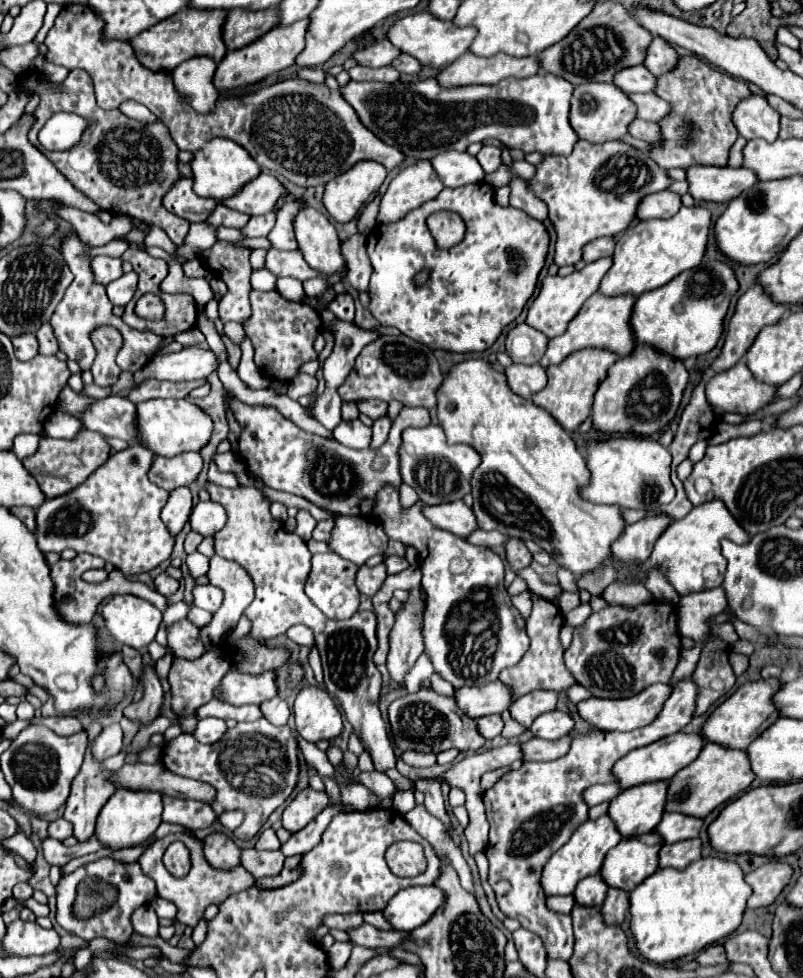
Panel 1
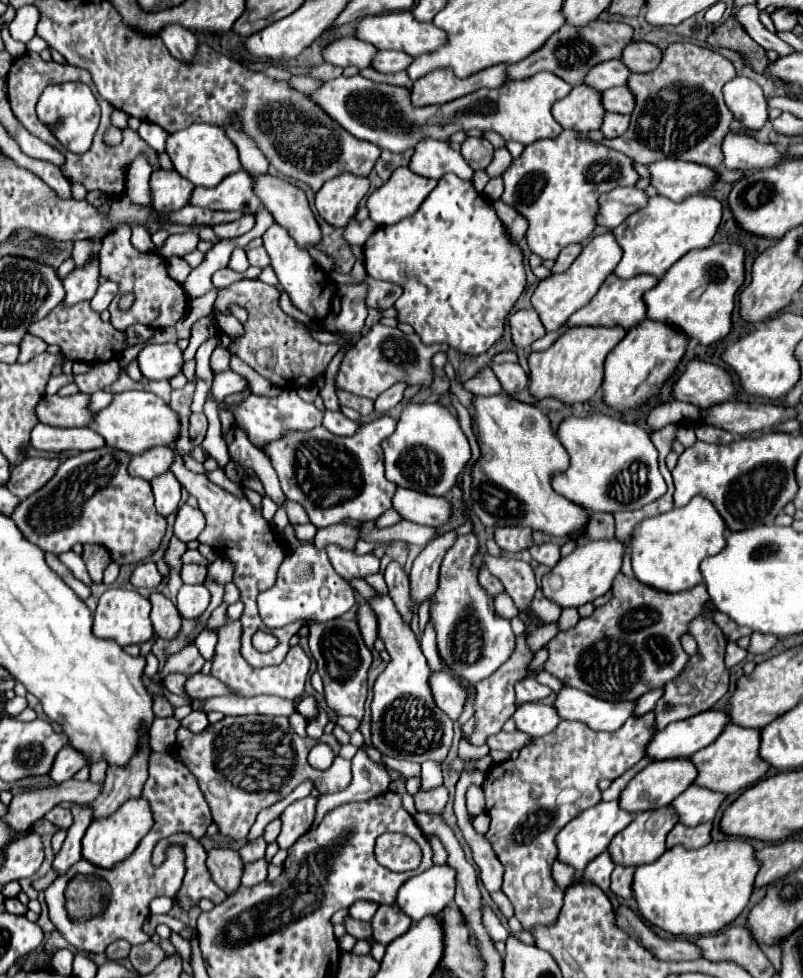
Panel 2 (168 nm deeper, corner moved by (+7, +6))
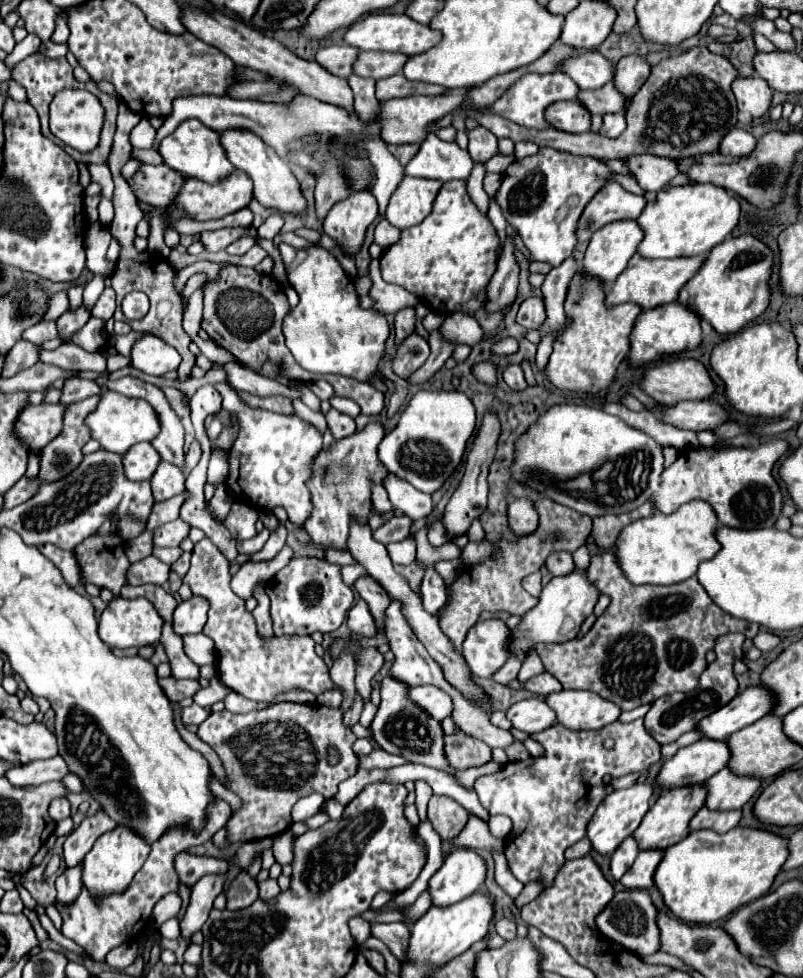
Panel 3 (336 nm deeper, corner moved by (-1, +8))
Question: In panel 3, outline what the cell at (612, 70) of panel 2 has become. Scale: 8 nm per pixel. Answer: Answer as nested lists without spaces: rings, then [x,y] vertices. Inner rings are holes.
[[[585,52],[563,60],[559,72],[567,74],[579,86],[579,90],[593,90],[611,82],[615,68],[599,52]]]

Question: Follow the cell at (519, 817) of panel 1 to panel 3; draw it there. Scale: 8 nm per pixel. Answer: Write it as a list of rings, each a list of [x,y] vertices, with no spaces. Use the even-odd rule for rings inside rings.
[[[637,718],[629,724],[615,722],[597,732],[589,732],[589,730],[573,732],[573,730],[561,728],[561,724],[553,724],[551,728],[543,730],[539,734],[533,734],[531,738],[535,738],[537,742],[543,744],[545,756],[529,758],[525,762],[509,762],[497,774],[479,776],[475,780],[475,792],[481,800],[481,804],[489,810],[489,814],[493,814],[493,816],[505,814],[513,820],[513,832],[505,838],[505,842],[507,842],[505,858],[507,858],[511,874],[523,884],[541,878],[543,884],[549,888],[549,884],[553,884],[553,876],[557,874],[557,868],[561,868],[561,864],[565,862],[563,852],[577,840],[585,838],[587,824],[593,818],[595,808],[605,798],[603,776],[609,774],[609,776],[617,778],[617,776],[625,776],[629,772],[647,770],[651,764],[655,764],[661,758],[661,746],[645,732],[643,718]]]

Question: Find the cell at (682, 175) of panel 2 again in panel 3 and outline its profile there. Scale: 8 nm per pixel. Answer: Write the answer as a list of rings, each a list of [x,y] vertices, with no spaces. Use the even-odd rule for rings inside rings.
[[[653,154],[629,156],[623,162],[627,164],[631,176],[637,180],[637,184],[647,192],[649,190],[659,192],[679,172],[675,160],[665,160],[665,158],[659,158]]]

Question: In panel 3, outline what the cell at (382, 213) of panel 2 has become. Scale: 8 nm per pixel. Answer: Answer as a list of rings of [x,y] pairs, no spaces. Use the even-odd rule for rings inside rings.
[[[405,176],[389,200],[385,218],[401,230],[421,224],[425,220],[425,216],[431,214],[433,202],[435,202],[441,186],[443,186],[443,182],[439,182],[439,180]]]

